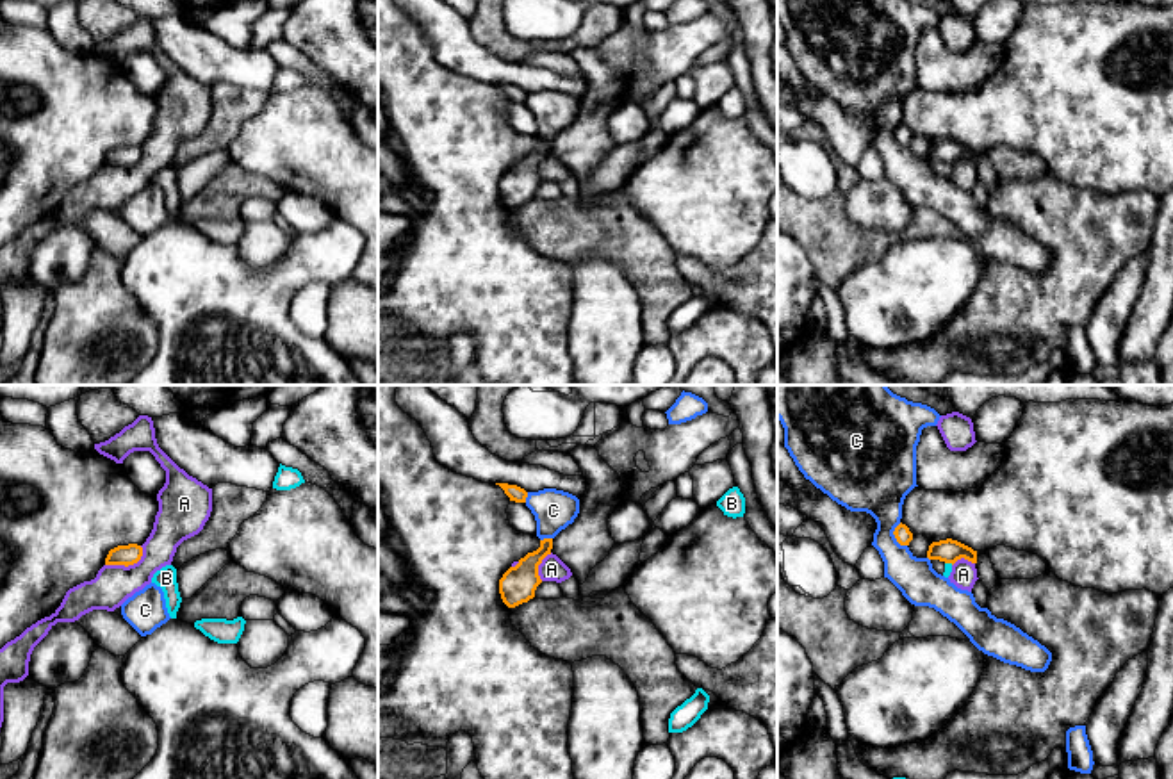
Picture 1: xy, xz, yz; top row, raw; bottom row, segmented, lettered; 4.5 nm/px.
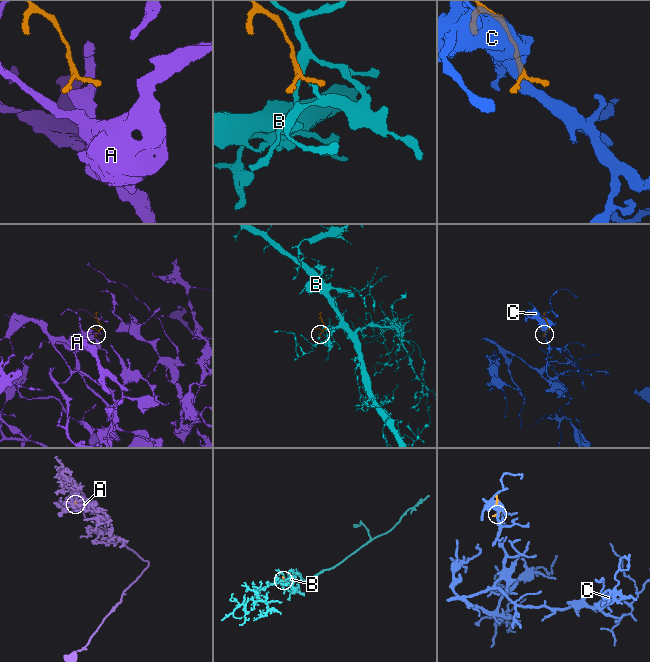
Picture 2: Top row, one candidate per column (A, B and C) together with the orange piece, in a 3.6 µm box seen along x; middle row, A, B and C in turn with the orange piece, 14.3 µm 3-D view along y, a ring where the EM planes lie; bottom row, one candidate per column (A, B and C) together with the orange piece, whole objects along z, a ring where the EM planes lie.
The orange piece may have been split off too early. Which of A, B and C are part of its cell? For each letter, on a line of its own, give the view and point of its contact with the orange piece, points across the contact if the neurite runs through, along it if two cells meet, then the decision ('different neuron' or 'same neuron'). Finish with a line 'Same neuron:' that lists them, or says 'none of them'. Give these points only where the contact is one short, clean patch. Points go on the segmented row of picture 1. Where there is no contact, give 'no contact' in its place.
A: contact xy (127, 565); different neuron
B: contact yz (949, 562); border yz (945, 562), (952, 564); different neuron
C: contact yz (895, 537); different neuron
Same neuron: none of them

